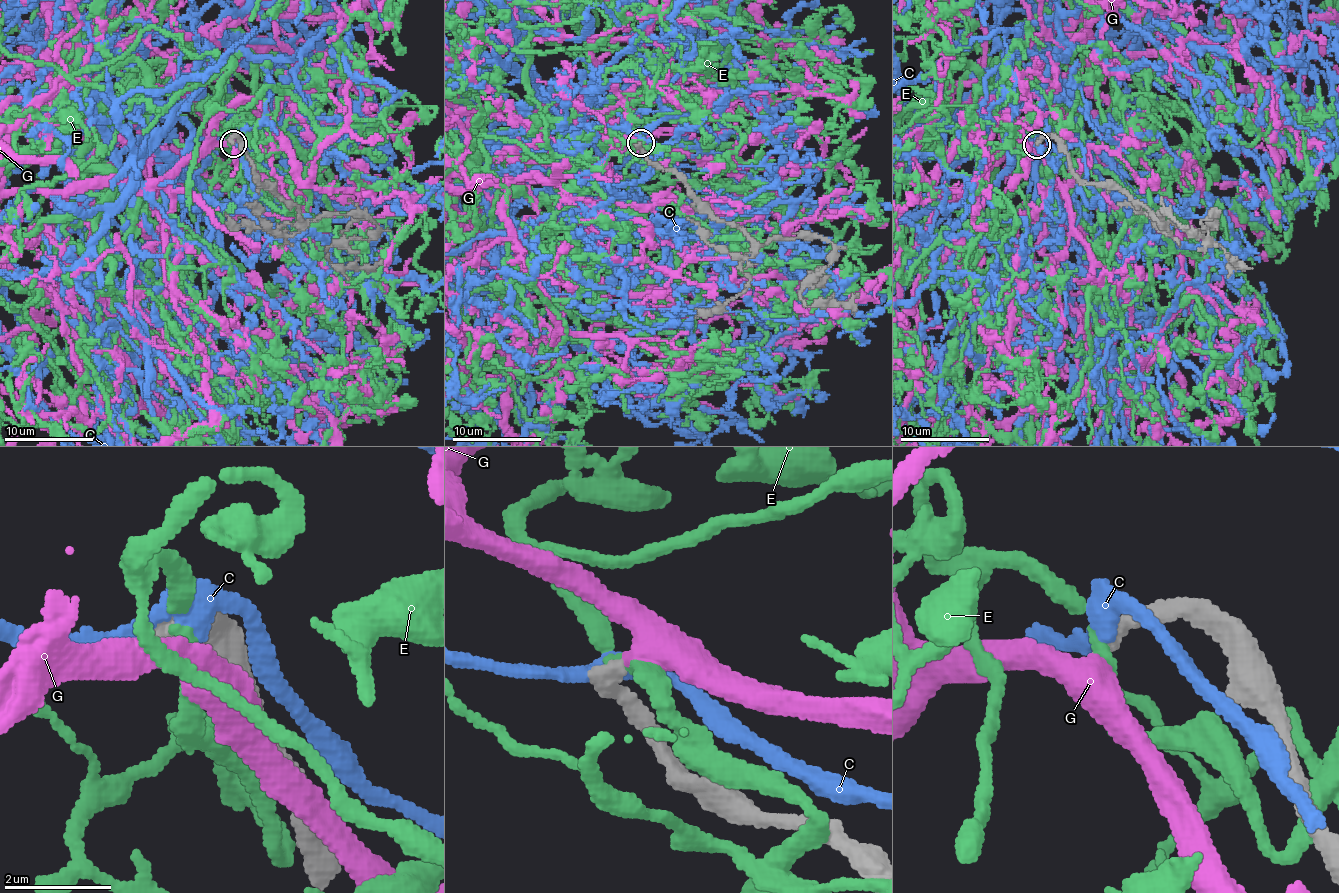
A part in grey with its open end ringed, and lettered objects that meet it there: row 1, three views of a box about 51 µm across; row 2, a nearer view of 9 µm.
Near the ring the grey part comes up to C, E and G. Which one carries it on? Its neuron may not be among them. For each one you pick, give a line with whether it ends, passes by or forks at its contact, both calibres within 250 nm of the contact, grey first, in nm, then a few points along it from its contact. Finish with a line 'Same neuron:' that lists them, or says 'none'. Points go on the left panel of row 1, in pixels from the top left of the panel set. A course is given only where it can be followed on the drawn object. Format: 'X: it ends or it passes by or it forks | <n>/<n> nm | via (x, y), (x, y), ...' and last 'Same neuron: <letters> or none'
G: it passes by | 340/440 nm
Same neuron: G

